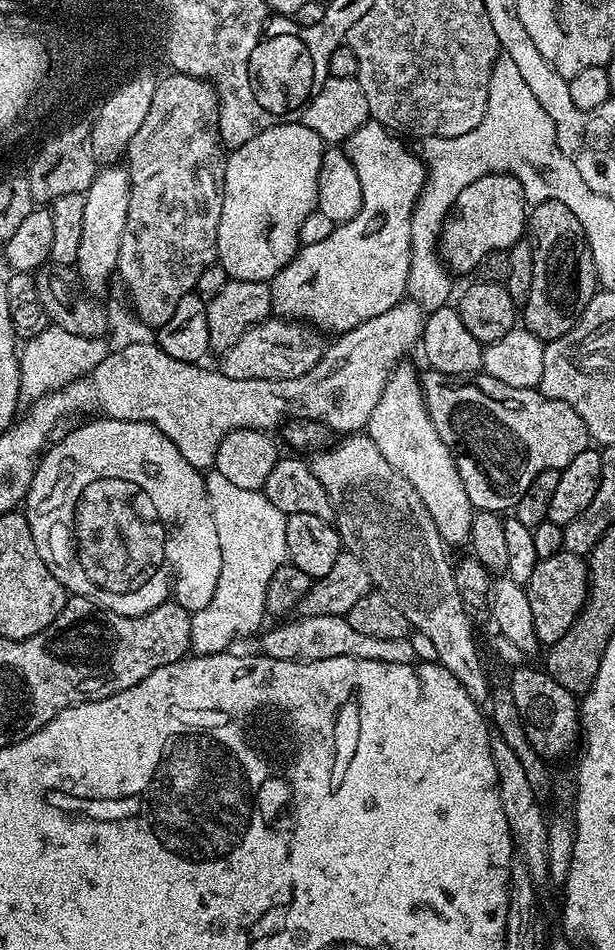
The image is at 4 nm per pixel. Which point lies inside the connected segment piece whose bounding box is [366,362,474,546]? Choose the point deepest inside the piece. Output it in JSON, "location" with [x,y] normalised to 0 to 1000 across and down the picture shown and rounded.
{"location":[652,449]}

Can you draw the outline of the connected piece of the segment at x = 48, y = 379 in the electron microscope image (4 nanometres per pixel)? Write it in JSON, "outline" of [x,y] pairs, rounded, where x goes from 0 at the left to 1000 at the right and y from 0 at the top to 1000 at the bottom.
{"outline":[[[89,343],[72,345],[68,352],[37,359],[31,367],[34,414],[41,418],[60,419],[141,397],[176,375],[179,363],[172,359],[174,357],[153,354],[114,352],[114,347],[101,347]]]}

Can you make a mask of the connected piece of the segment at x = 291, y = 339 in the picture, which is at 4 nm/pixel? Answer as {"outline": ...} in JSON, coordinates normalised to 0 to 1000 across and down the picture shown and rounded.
{"outline":[[[437,335],[416,341],[374,368],[356,376],[354,389],[367,394],[367,398],[393,398],[395,400],[463,400],[485,398],[498,394],[527,375],[528,359],[520,359],[522,351],[512,344],[494,339]]]}

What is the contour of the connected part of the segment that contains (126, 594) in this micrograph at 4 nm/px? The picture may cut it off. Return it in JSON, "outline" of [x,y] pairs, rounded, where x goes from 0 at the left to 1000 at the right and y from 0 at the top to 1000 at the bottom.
{"outline":[[[163,441],[169,442],[150,442],[145,446],[137,446],[132,451],[124,451],[119,455],[107,456],[91,468],[86,466],[83,471],[67,479],[65,486],[59,491],[59,497],[52,501],[52,509],[46,513],[46,521],[42,523],[42,532],[46,531],[46,535],[42,534],[42,542],[46,545],[46,553],[49,554],[49,562],[55,562],[55,575],[62,575],[62,583],[68,583],[68,592],[75,592],[81,604],[88,604],[88,608],[94,608],[98,616],[112,624],[137,627],[143,632],[148,632],[151,636],[177,644],[190,644],[200,648],[229,648],[244,642],[250,642],[259,636],[268,635],[268,633],[275,631],[273,622],[276,622],[278,619],[278,631],[299,639],[304,644],[314,645],[328,642],[328,638],[335,638],[335,634],[341,634],[341,629],[348,629],[348,621],[354,617],[354,604],[361,604],[361,575],[354,575],[354,558],[348,555],[348,541],[341,537],[338,517],[332,511],[332,501],[328,500],[327,494],[309,491],[309,486],[302,486],[302,482],[296,482],[296,474],[289,474],[289,469],[283,469],[283,465],[276,460],[270,457],[263,457],[263,453],[257,453],[237,442]]]}

